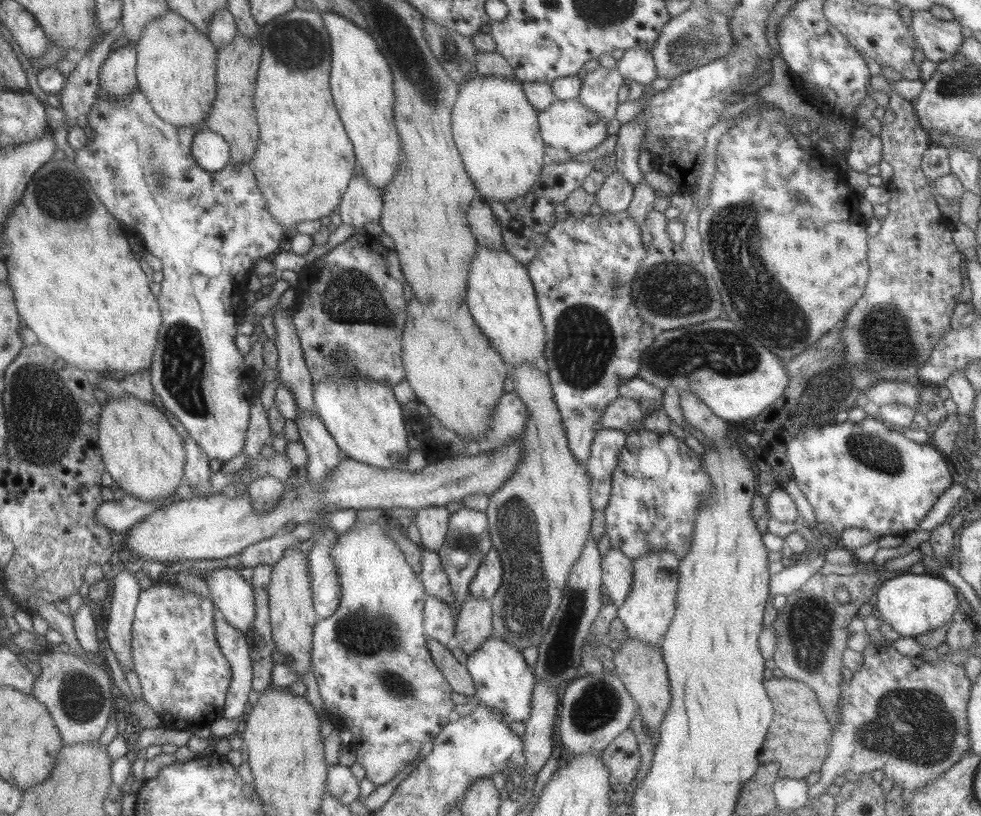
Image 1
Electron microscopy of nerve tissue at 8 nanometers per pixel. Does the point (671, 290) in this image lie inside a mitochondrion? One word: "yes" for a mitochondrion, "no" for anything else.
yes

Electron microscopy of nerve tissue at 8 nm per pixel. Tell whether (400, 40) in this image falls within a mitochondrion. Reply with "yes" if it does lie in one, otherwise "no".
yes

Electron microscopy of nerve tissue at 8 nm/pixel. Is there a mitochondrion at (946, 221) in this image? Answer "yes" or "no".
no

